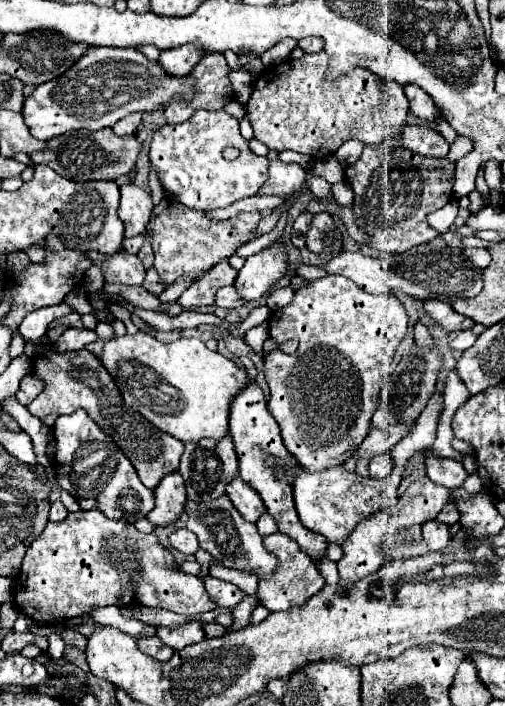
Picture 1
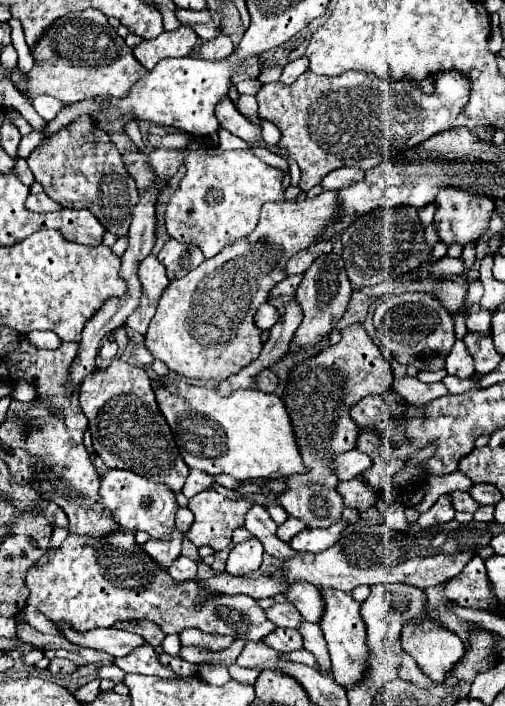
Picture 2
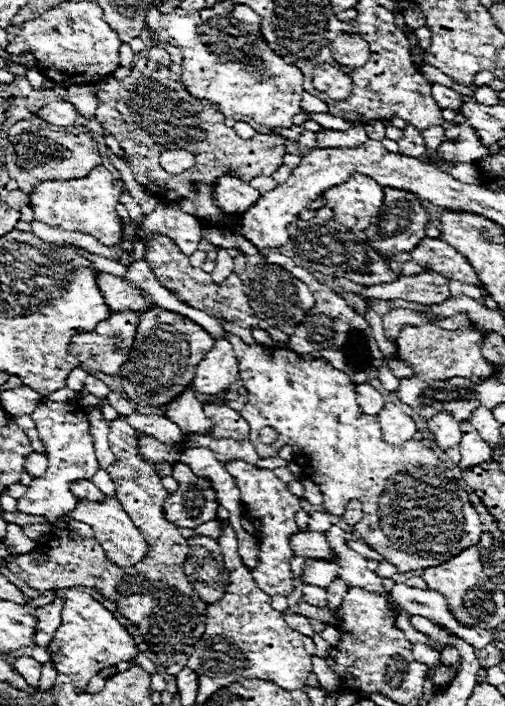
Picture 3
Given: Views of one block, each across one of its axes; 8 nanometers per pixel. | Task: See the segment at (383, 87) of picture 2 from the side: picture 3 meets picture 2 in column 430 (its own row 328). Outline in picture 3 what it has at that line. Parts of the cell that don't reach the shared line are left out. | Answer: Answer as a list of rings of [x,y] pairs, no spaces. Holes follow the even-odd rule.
[[[112,312],[108,320],[102,320],[92,332],[78,332],[72,336],[72,344],[68,344],[68,352],[76,356],[82,364],[104,372],[104,374],[118,374],[120,366],[128,360],[128,354],[132,352],[134,334],[138,326],[138,312]]]

